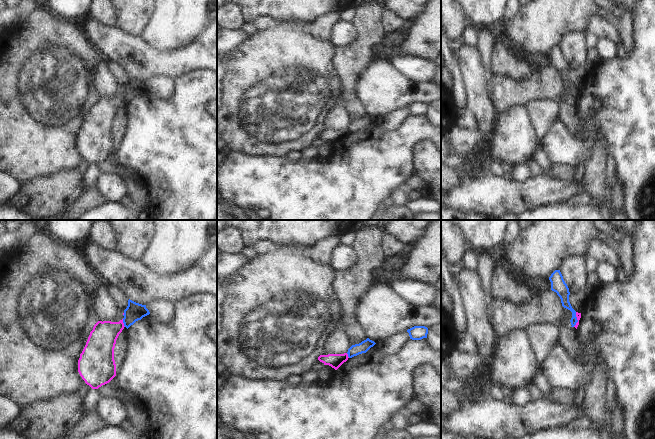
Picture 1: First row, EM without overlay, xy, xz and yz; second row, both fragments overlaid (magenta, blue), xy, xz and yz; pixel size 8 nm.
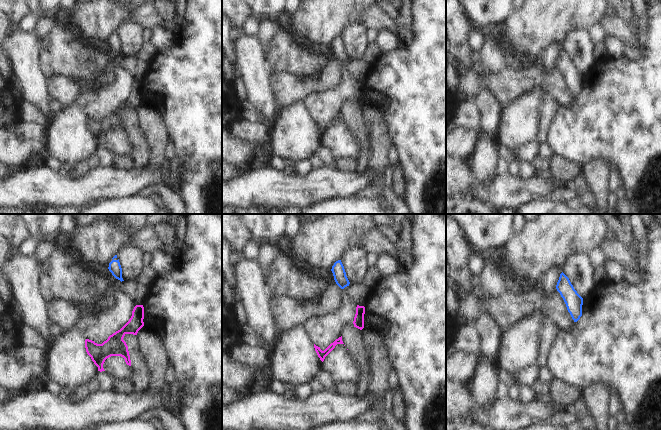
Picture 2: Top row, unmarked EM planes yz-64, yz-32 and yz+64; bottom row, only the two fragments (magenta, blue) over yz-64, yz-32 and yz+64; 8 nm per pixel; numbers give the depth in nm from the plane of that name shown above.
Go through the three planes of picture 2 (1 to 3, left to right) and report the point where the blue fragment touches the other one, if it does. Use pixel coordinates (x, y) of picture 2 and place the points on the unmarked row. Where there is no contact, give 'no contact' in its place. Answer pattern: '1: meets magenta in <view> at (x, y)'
1: no contact
2: no contact
3: no contact

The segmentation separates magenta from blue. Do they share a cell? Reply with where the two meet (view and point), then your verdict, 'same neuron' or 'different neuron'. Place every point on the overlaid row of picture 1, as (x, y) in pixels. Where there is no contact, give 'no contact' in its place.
xy (123, 323) | different neuron

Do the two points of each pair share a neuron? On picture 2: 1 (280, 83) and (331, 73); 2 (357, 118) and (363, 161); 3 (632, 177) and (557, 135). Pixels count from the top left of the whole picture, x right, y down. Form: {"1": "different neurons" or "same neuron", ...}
{"1": "same neuron", "2": "same neuron", "3": "same neuron"}

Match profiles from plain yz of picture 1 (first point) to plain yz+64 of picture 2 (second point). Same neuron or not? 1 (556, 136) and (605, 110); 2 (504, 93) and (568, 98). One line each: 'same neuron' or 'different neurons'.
1: same neuron
2: same neuron

